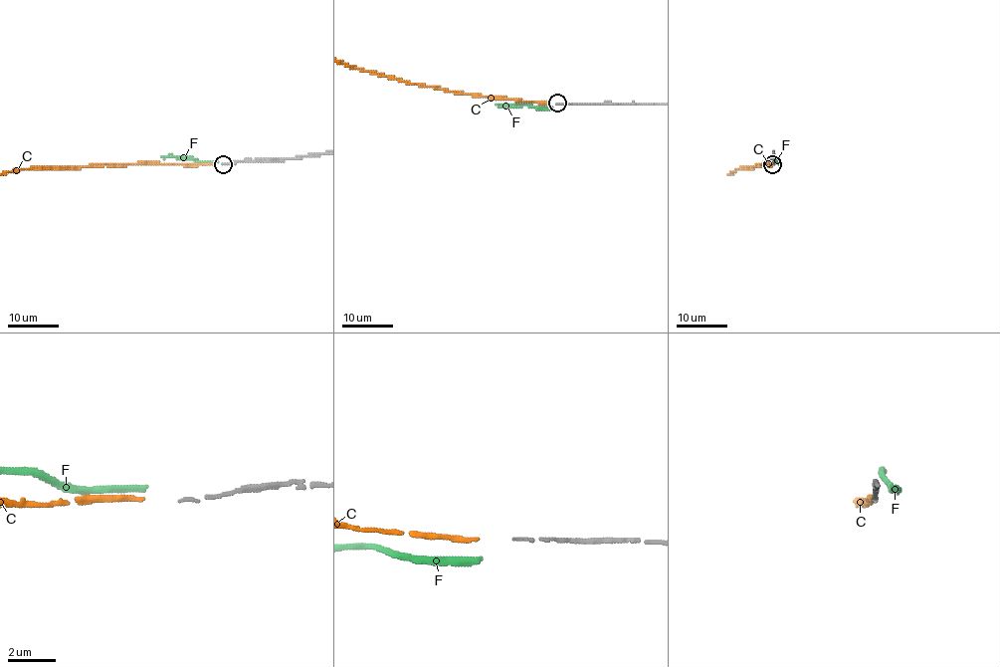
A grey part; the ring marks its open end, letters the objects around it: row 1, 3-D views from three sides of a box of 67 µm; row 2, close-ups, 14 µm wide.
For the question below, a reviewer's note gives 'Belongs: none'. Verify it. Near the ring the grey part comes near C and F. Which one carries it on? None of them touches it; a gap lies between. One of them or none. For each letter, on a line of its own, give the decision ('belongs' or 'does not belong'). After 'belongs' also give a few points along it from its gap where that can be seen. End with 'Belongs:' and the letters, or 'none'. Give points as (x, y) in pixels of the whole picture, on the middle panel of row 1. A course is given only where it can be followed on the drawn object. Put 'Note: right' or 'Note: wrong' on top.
Note: wrong
C: belongs
F: does not belong
Belongs: C

